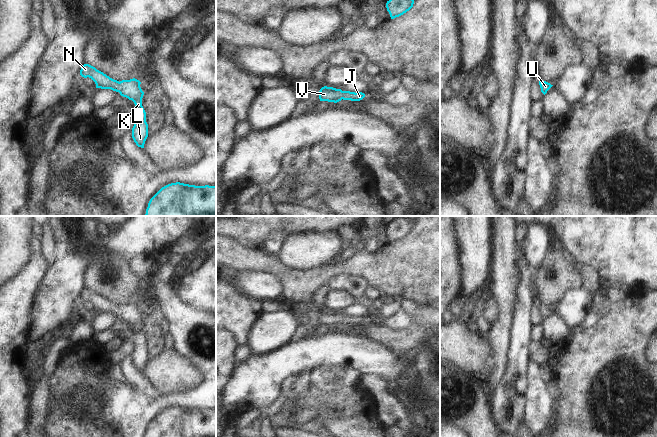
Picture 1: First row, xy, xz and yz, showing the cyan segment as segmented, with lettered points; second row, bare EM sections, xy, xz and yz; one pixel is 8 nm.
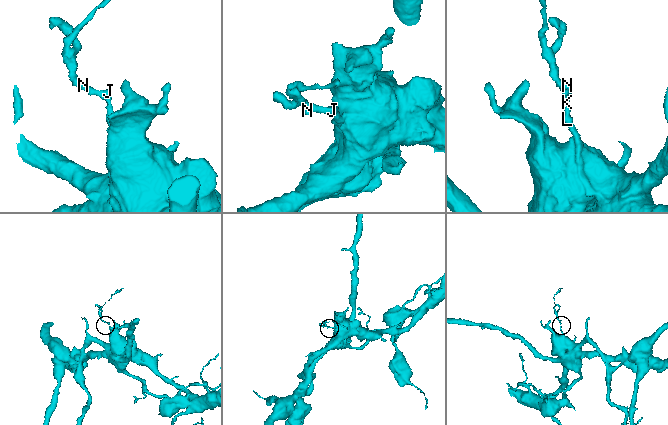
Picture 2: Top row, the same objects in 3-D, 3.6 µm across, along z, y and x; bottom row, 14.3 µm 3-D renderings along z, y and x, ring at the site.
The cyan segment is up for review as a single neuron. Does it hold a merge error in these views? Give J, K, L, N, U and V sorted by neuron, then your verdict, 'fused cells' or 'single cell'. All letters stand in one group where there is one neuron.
J K L N U V | single cell

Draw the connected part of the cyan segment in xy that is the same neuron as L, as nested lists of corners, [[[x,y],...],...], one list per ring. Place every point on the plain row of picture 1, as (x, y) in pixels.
[[[89,288],[82,290],[80,299],[84,302],[91,302],[95,306],[96,312],[111,313],[134,326],[136,333],[131,337],[134,341],[132,362],[138,371],[144,372],[148,361],[148,348],[146,346],[146,336],[142,330],[144,316],[140,311],[141,306],[135,302],[119,306]]]

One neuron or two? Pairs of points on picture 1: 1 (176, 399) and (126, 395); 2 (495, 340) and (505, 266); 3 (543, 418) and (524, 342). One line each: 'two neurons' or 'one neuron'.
1: one neuron
2: one neuron
3: two neurons

